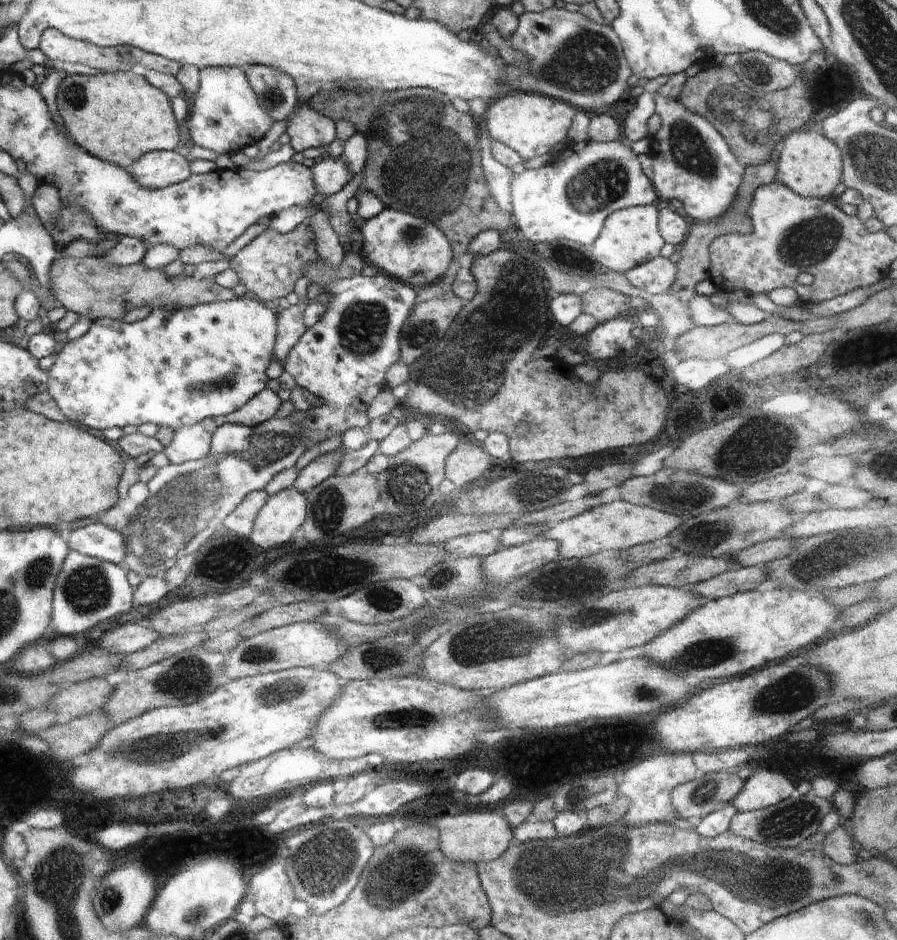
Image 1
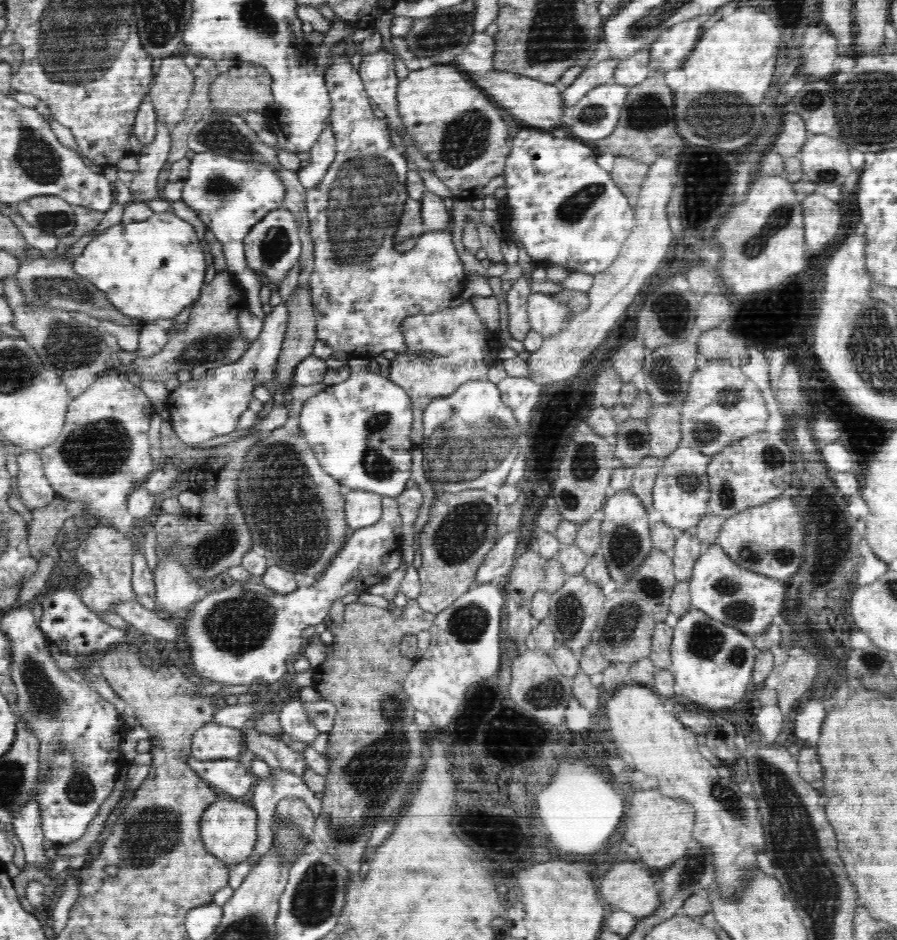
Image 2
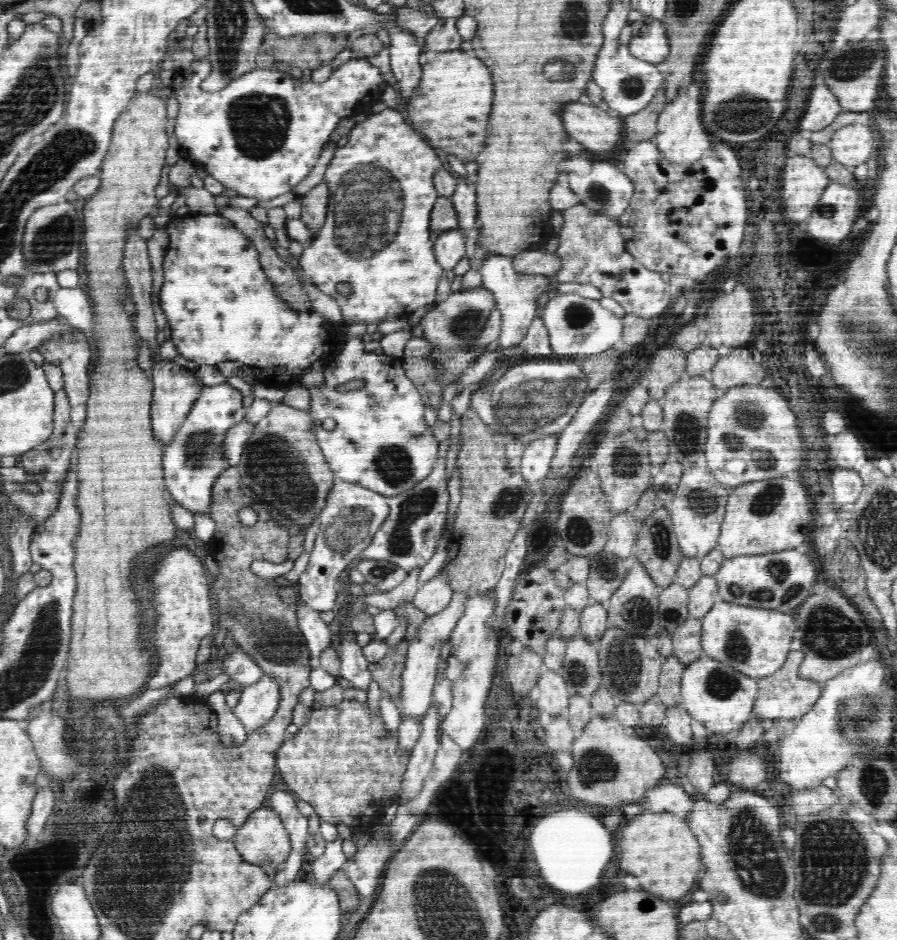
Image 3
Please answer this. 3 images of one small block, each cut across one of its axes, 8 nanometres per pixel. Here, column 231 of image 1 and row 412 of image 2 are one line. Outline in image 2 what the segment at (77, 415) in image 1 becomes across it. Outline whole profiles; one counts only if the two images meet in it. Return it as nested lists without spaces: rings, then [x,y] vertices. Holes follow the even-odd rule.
[[[351,356],[346,364],[349,377],[310,397],[300,412],[299,425],[318,456],[320,465],[342,486],[383,496],[398,496],[405,489],[412,470],[412,449],[415,446],[410,438],[413,403],[406,390],[398,383],[382,377],[380,373],[371,372],[368,362],[369,358],[365,356]]]

